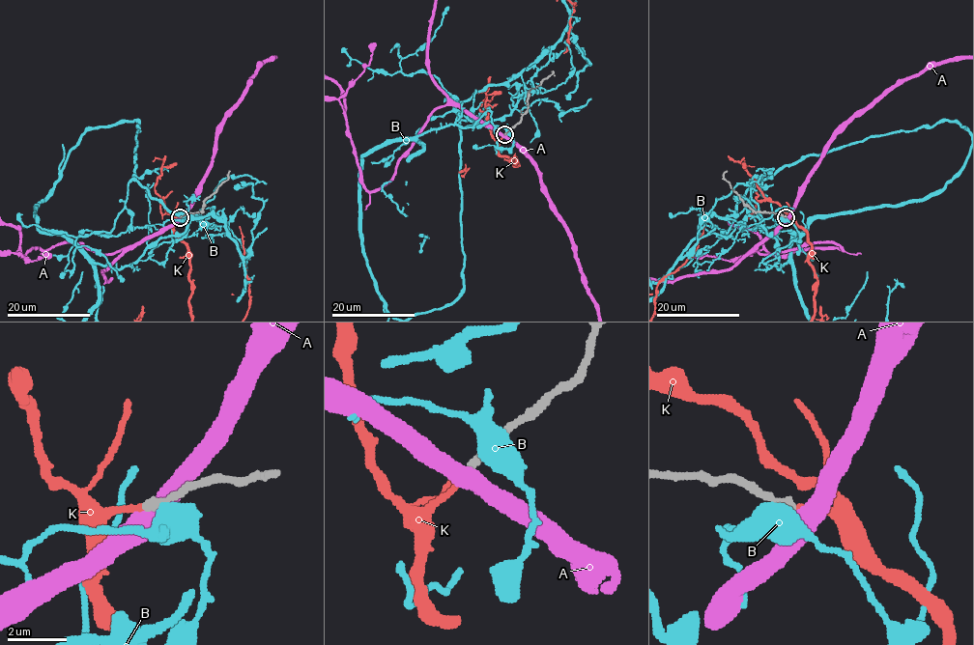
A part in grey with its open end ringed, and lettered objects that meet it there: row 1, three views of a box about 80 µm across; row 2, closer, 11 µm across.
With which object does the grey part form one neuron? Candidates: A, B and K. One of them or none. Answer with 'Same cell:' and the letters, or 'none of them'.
Same cell: K

